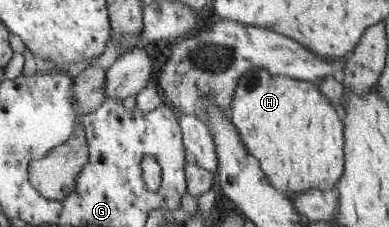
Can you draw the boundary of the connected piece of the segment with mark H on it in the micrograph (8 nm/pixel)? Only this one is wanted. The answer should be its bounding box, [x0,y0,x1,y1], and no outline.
[231,67,345,198]

